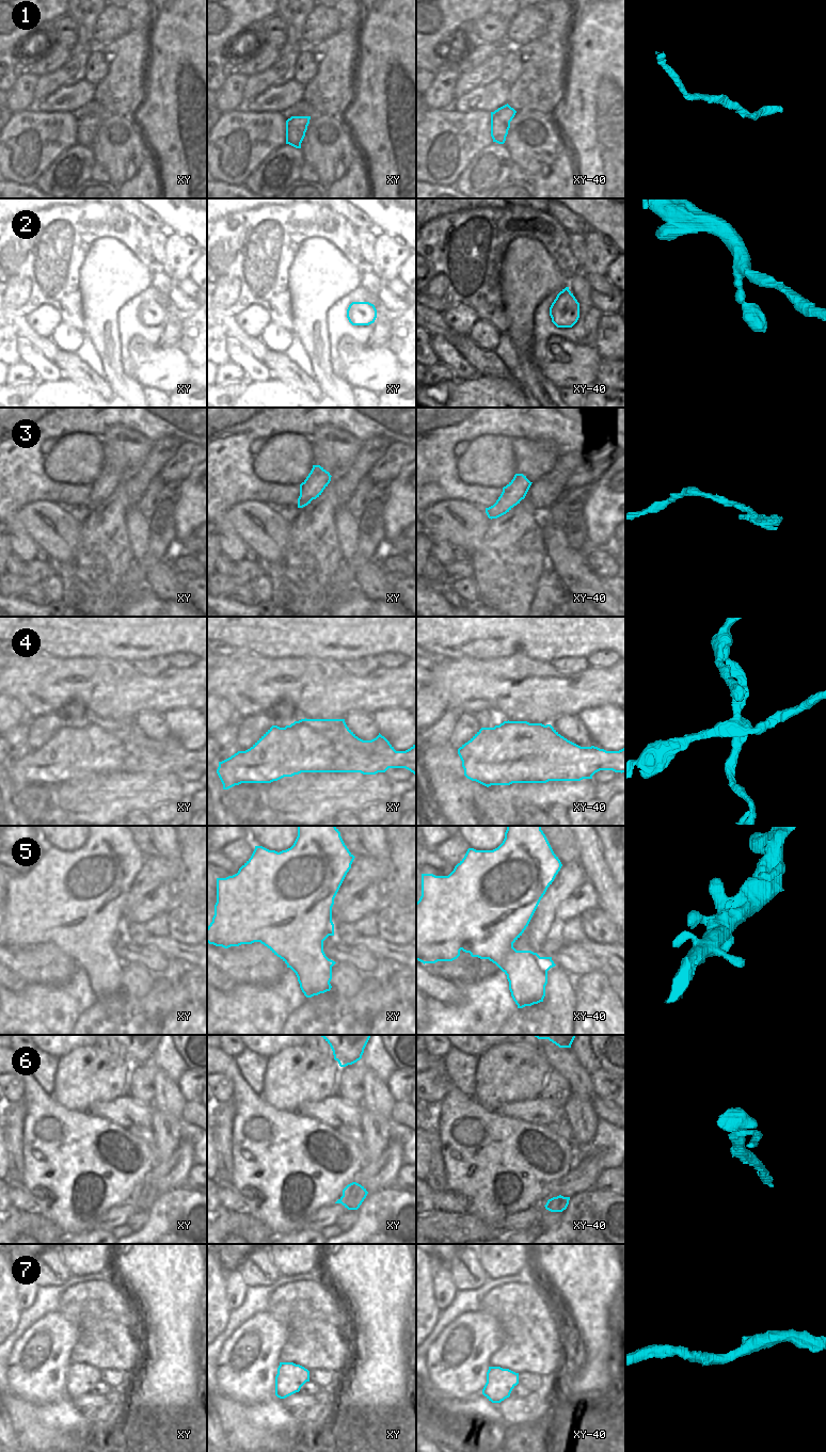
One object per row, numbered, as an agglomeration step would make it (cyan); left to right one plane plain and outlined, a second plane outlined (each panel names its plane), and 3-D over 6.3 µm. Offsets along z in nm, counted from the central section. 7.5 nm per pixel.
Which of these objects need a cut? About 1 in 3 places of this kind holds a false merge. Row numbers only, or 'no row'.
3, 4

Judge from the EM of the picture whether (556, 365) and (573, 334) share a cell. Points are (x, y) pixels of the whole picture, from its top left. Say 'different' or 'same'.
different

